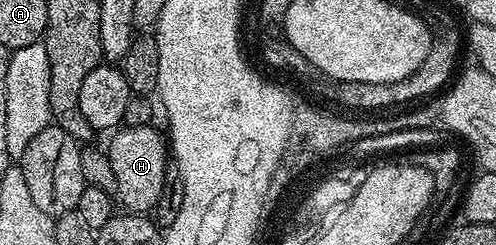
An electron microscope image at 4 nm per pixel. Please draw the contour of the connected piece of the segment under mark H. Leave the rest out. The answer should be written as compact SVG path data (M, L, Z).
M142 125L120 128L112 137L115 138L112 139L111 146L106 146L105 152L113 167L113 179L117 181L115 193L118 204L124 210L140 215L154 210L169 166L169 145L164 134L162 137L155 127Z

